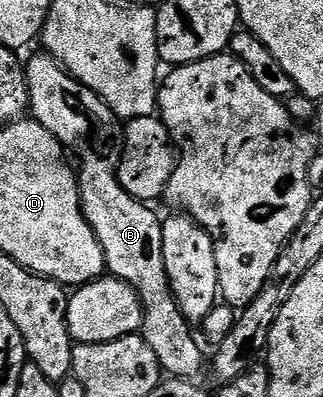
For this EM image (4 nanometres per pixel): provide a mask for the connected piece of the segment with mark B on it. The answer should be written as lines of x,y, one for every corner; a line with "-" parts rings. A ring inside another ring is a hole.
48,62
42,65
41,71
31,66
27,71
32,118
51,132
65,150
77,177
81,208
103,249
108,274
131,285
141,298
145,319
141,322
140,334
144,335
147,345
151,345
155,357
159,357
162,372
174,379
196,380
204,367
206,370
207,355
205,359
202,344
199,339
197,344
194,328
183,317
169,287
167,269
163,265
162,220
157,219
150,204
131,197
131,193
119,185
119,135
113,132
113,111
91,88
78,83
56,62

